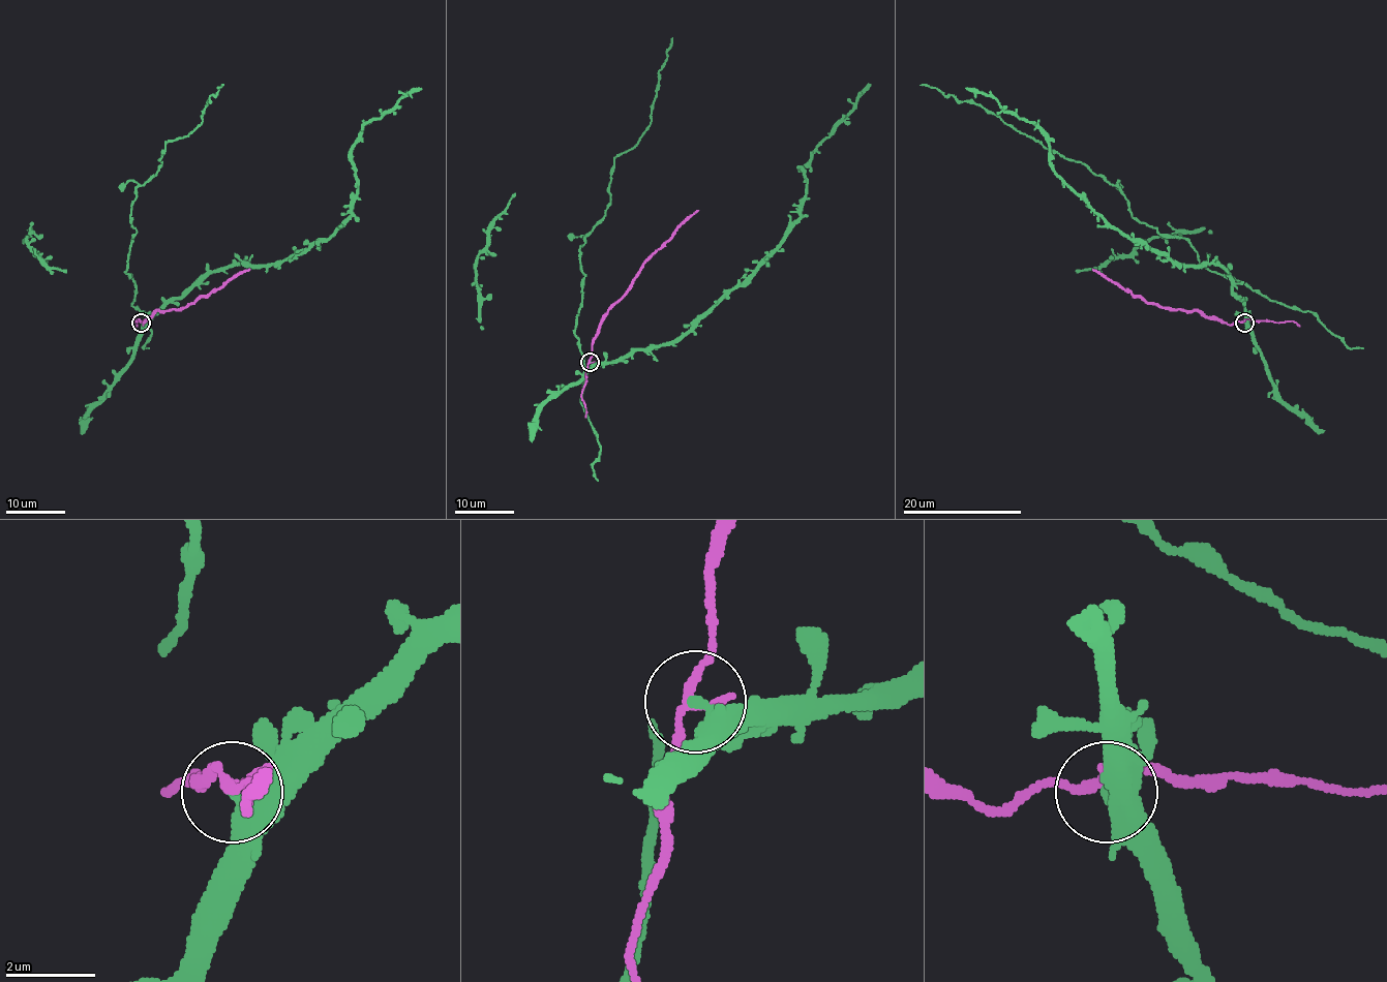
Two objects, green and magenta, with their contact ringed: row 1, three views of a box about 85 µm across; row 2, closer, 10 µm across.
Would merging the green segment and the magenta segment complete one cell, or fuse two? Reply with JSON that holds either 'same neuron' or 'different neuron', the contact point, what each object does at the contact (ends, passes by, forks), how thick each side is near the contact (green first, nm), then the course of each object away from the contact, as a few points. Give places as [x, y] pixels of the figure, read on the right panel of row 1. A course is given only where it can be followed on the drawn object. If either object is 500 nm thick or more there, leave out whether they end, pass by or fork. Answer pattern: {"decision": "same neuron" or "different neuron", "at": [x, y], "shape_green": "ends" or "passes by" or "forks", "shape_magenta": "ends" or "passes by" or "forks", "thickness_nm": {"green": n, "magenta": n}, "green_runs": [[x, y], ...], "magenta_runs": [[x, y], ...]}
{"decision": "different neuron", "at": [1244, 323], "shape_green": "ends", "shape_magenta": "passes by", "thickness_nm": {"green": 400, "magenta": 180}, "green_runs": [[1245, 323], [1245, 305], [1222, 266], [1176, 265], [1112, 227], [1054, 171], [1037, 127], [965, 88]], "magenta_runs": [[1245, 321], [1227, 324], [1196, 311], [1147, 303], [1093, 269]]}

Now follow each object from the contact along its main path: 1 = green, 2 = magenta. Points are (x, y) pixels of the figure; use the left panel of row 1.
1: (141, 323), (210, 274), (279, 265), (324, 241), (350, 214), (351, 146), (361, 127), (420, 88)
2: (141, 321), (143, 324), (156, 311), (194, 303), (249, 269)

